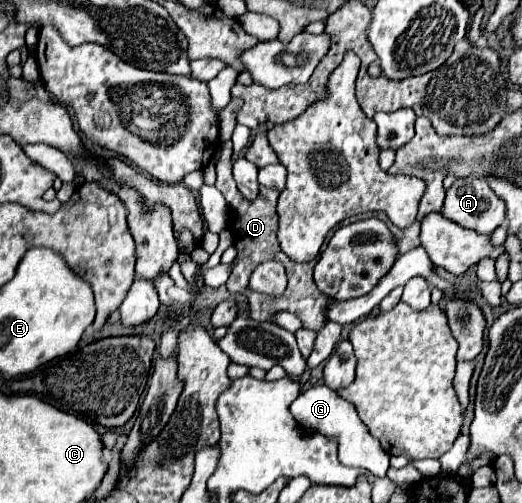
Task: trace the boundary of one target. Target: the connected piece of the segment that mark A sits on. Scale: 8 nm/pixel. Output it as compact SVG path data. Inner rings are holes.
M462 177L446 191L442 215L476 233L494 233L506 219L506 205L484 179Z

